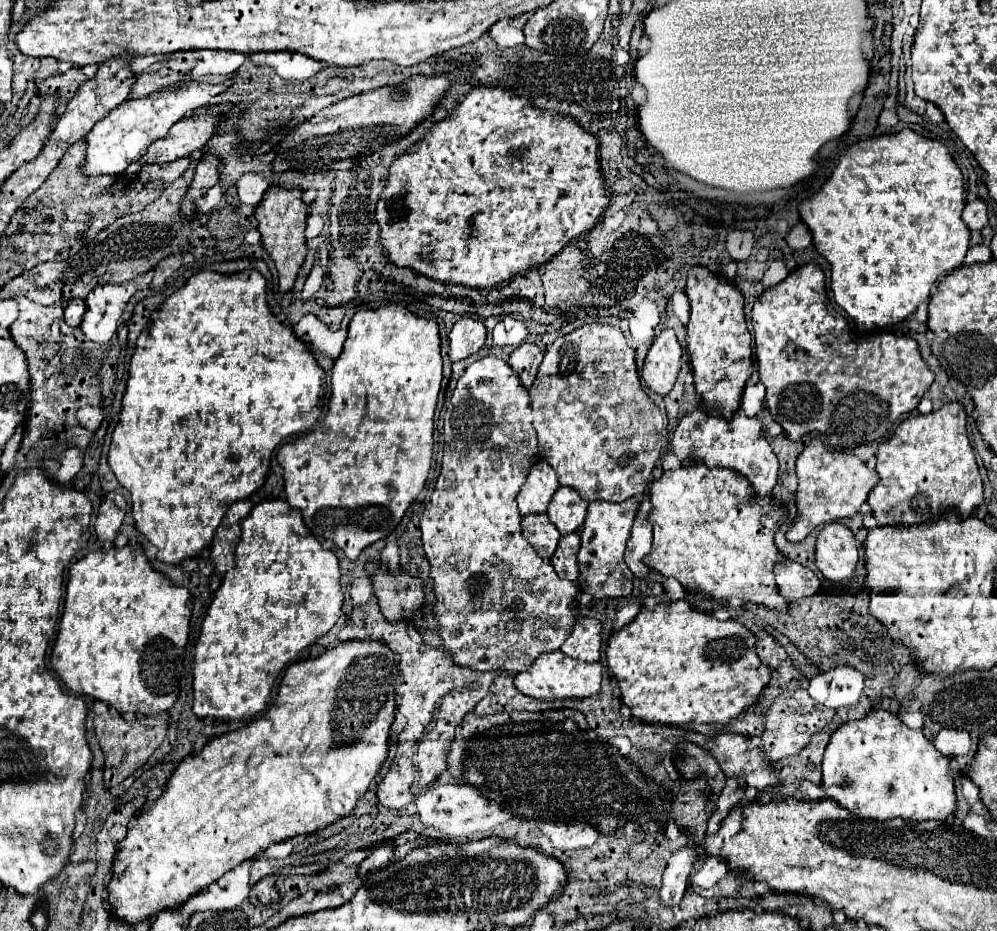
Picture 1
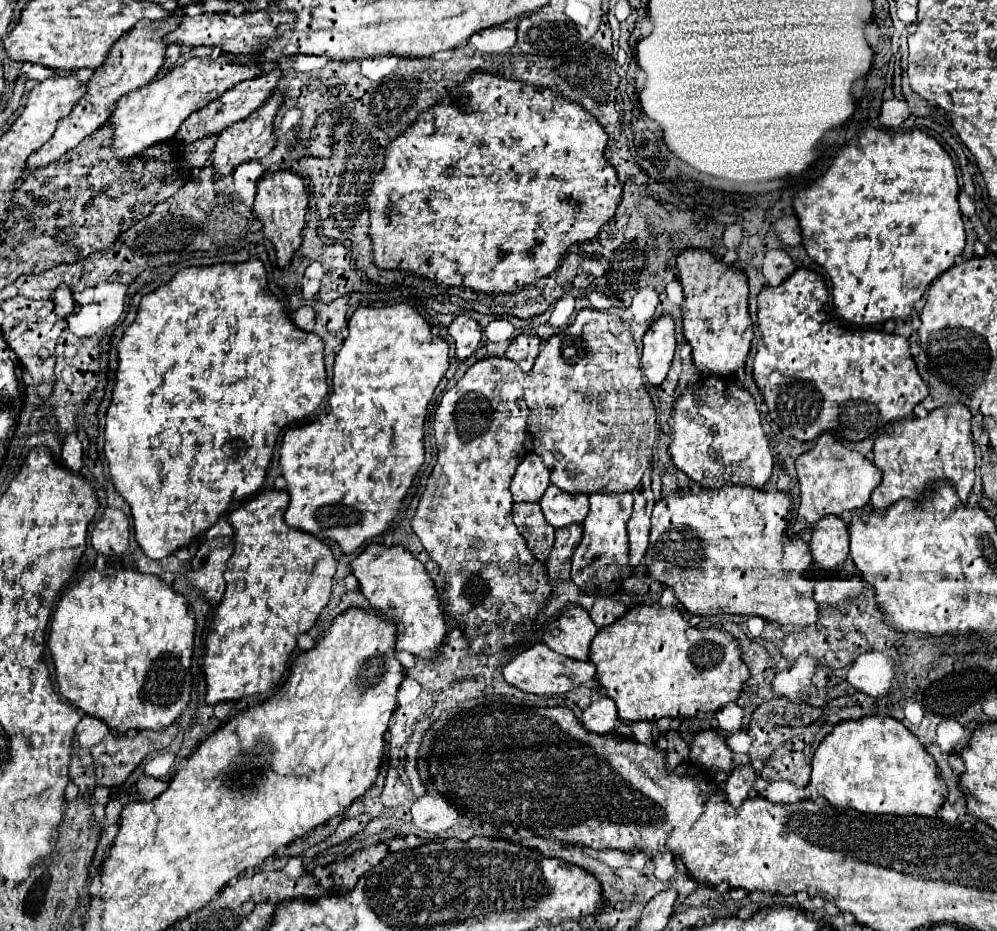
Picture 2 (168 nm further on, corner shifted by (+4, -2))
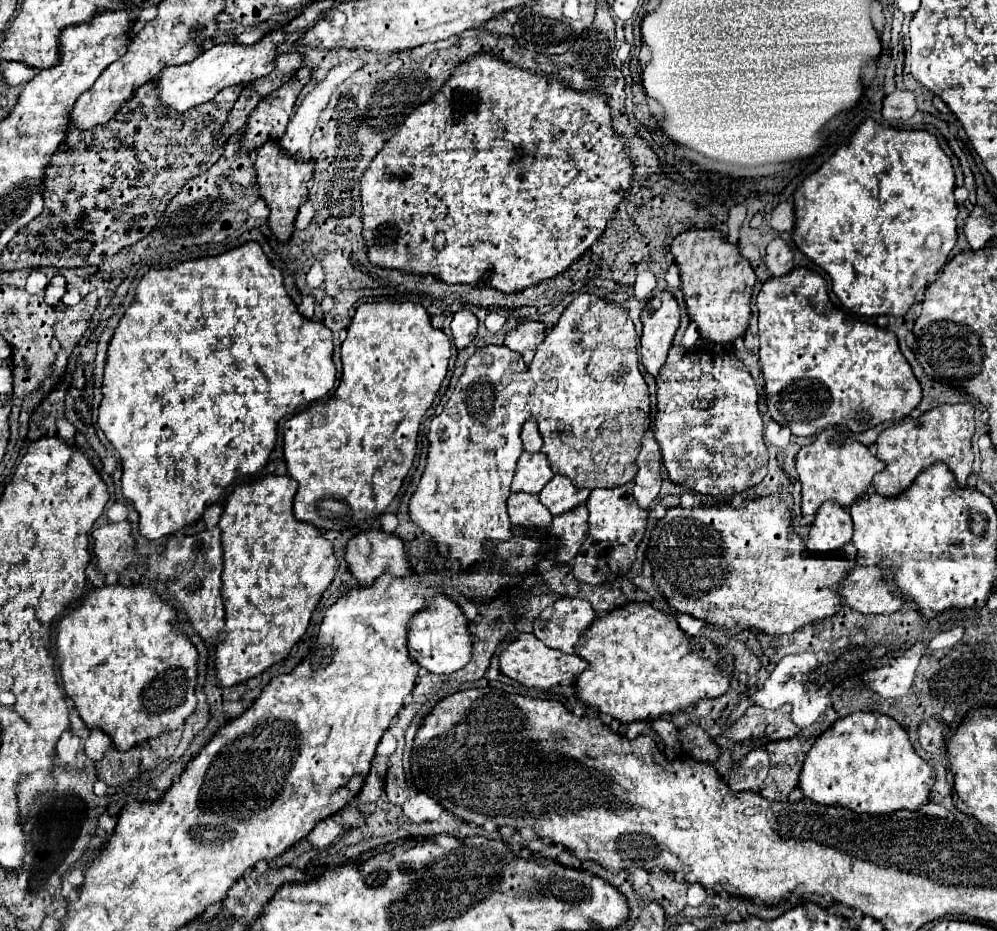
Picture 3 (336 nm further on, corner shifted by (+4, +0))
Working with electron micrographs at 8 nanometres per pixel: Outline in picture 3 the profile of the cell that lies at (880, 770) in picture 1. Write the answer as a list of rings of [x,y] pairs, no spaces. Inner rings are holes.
[[[854,712],[846,718],[834,722],[824,734],[816,738],[810,752],[806,754],[802,772],[800,772],[800,788],[806,798],[824,806],[844,806],[858,814],[888,814],[896,810],[918,810],[928,802],[930,790],[936,782],[934,768],[922,760],[908,732],[890,716],[874,714],[874,712]]]

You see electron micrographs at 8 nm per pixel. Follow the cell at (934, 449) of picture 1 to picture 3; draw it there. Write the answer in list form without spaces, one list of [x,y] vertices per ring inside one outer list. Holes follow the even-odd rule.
[[[942,404],[936,410],[924,412],[920,418],[904,418],[904,422],[892,424],[878,434],[876,458],[880,458],[886,468],[874,476],[874,490],[880,496],[892,498],[910,488],[920,472],[936,462],[944,462],[956,476],[958,486],[966,486],[966,478],[972,474],[972,436],[974,436],[974,406],[966,404]]]

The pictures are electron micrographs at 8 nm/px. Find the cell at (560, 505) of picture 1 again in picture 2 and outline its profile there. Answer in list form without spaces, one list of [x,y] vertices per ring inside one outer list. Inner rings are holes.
[[[548,486],[540,506],[546,520],[554,528],[564,528],[576,522],[584,522],[588,514],[588,494],[570,494],[556,486]]]

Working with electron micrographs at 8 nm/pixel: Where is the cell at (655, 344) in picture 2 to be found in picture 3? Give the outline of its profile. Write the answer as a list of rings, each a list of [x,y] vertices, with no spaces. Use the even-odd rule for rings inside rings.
[[[658,292],[642,310],[642,364],[656,378],[666,362],[674,334],[678,330],[680,312],[670,292]]]

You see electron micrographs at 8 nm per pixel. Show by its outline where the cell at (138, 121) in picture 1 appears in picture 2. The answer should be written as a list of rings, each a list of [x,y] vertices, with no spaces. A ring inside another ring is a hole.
[[[226,56],[218,58],[190,58],[188,62],[174,66],[168,74],[164,74],[158,80],[152,80],[150,84],[142,86],[140,90],[126,94],[120,98],[114,114],[112,114],[112,126],[114,126],[114,144],[112,150],[118,158],[128,158],[134,154],[140,154],[142,150],[164,142],[172,138],[180,124],[196,110],[204,108],[212,100],[220,98],[226,90],[236,86],[238,82],[252,80],[260,76],[258,62],[254,64],[240,64],[238,60],[230,60]]]

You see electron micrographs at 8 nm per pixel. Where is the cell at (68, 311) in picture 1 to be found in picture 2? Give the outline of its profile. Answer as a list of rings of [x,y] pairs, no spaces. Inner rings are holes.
[[[58,284],[56,292],[54,292],[54,310],[60,318],[66,318],[72,314],[74,310],[74,300],[72,300],[72,292],[66,284]]]

